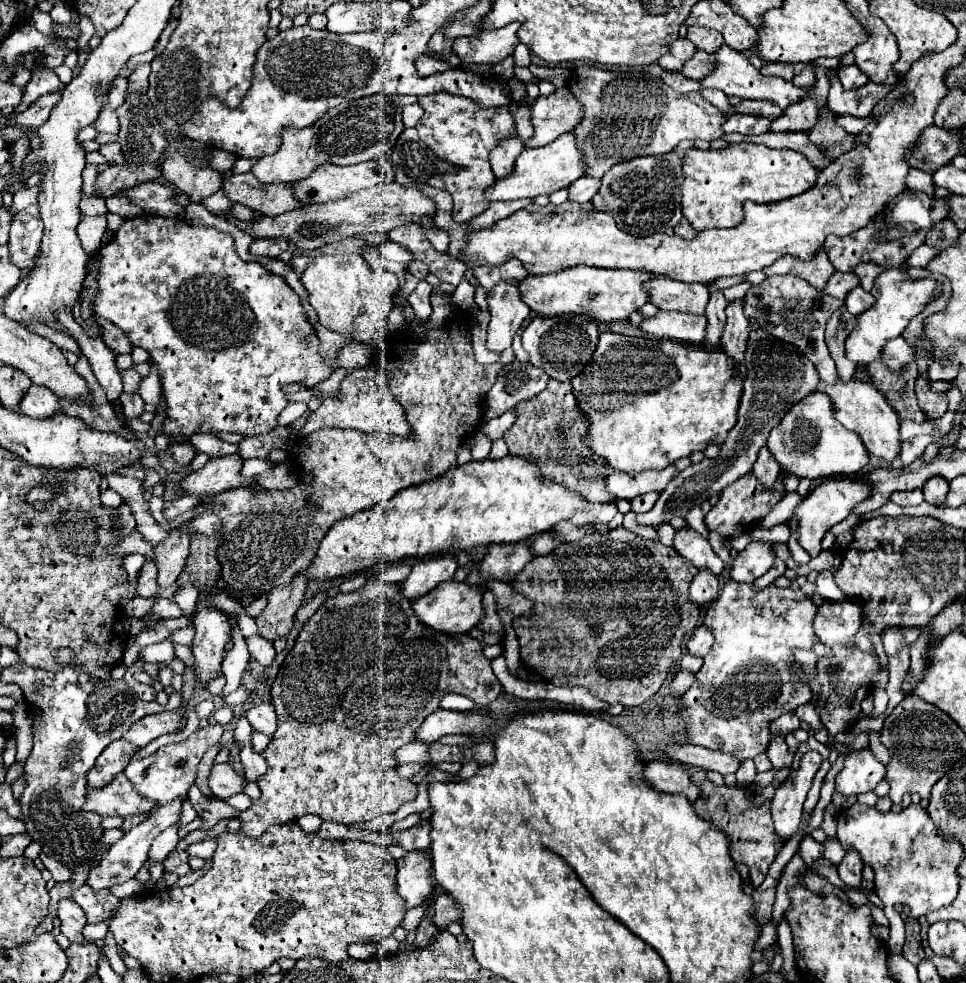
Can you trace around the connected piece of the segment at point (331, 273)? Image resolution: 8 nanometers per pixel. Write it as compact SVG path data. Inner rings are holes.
M317 255L301 275L301 281L309 291L309 303L317 311L323 327L373 347L386 341L393 293L399 288L393 273L385 269L381 275L375 273L359 255Z

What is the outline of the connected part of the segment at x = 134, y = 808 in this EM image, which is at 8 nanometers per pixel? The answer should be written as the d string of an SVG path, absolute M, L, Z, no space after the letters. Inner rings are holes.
M119 773L115 781L109 783L107 787L99 791L89 789L87 803L83 809L95 811L103 817L113 817L113 815L133 817L139 813L149 813L153 807L155 803L151 803L151 799L143 799L143 795L135 791L131 781L123 773Z

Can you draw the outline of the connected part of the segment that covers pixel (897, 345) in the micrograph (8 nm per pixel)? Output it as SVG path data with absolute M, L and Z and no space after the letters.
M895 337L887 347L883 347L883 361L895 371L903 371L907 363L915 361L915 351L903 337Z

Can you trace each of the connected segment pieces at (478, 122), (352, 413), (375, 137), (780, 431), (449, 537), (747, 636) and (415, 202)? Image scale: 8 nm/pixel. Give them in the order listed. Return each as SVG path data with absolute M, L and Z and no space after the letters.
M447 91L423 95L419 97L419 105L425 109L425 115L417 125L419 139L427 147L431 147L431 151L435 151L439 159L455 167L451 173L433 175L427 183L431 187L451 193L455 201L453 221L467 223L489 207L485 191L487 187L491 187L491 183L495 183L495 175L489 165L489 151L495 147L495 143L509 139L511 135L517 135L515 119L509 107L483 109L477 107L471 99L465 99L461 95L451 95Z
M363 367L347 373L347 377L341 382L343 399L333 401L333 397L325 397L321 407L307 419L305 427L301 429L301 437L307 437L321 427L339 427L339 429L357 429L363 433L387 433L387 435L399 435L399 437L409 437L413 431L409 423L405 421L403 407L393 399L387 375L375 367Z
M371 95L333 107L327 115L319 117L311 127L299 131L283 131L279 151L261 157L253 165L253 173L261 183L295 183L305 179L323 163L353 165L369 159L379 159L383 153L393 149L397 137L403 133L401 111L405 105L417 103L415 95Z
M815 391L801 399L783 421L771 431L767 447L779 461L781 469L795 477L807 479L827 479L837 475L857 475L869 463L869 451L863 447L863 441L853 431L847 431L835 419L835 407L831 407L831 399Z
M523 455L472 460L437 479L407 487L379 505L337 521L323 537L315 561L307 567L307 575L315 581L325 581L379 563L397 563L405 557L431 557L453 547L469 549L475 545L523 541L531 535L545 533L553 525L563 535L563 541L575 541L595 531L587 523L609 523L615 515L615 505L589 503L557 483L543 481L537 463Z
M731 579L725 581L725 587L721 589L719 597L709 603L703 617L703 625L709 627L711 633L715 635L715 643L709 655L705 657L703 667L695 675L697 681L683 695L685 709L679 711L679 715L691 725L689 741L693 745L729 753L739 761L753 759L759 753L767 751L769 725L783 713L795 711L799 705L811 701L811 687L801 679L793 679L791 667L793 667L793 649L795 647L811 649L817 641L813 633L815 611L817 605L803 591L781 589L775 585L769 585L763 591L753 591L753 585L749 583L735 583Z
M379 183L363 191L355 191L343 199L327 201L321 205L305 205L295 211L287 211L277 217L261 215L251 231L253 239L259 237L283 237L305 251L317 251L323 245L357 237L363 233L389 233L409 221L419 223L425 215L435 215L435 203L427 199L417 187L399 187L399 183Z

